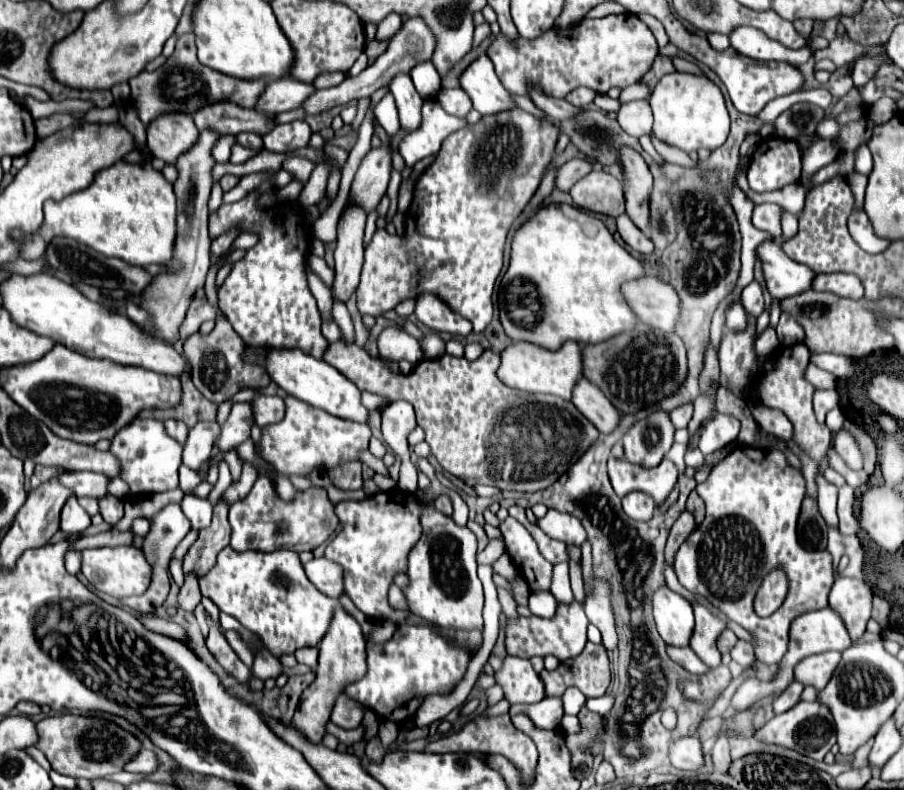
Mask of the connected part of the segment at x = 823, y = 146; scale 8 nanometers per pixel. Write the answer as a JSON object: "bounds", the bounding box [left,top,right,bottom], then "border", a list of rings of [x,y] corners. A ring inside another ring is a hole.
{"bounds":[801,140,839,190],"border":[[[819,140],[813,146],[809,146],[803,152],[803,176],[801,176],[801,184],[809,190],[809,176],[815,174],[819,168],[831,164],[839,154],[839,146],[833,140]]]}

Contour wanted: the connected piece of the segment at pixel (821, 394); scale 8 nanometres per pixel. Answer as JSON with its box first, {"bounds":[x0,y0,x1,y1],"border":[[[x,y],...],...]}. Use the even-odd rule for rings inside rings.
{"bounds":[813,390,839,422],"border":[[[817,390],[813,394],[813,398],[815,398],[815,416],[817,416],[819,422],[825,422],[827,410],[831,410],[831,408],[837,406],[839,396],[837,396],[835,390]]]}

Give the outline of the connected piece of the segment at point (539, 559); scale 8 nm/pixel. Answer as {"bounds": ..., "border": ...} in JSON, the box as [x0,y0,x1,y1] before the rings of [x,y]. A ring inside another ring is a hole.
{"bounds":[499,516,553,592],"border":[[[509,516],[499,524],[499,530],[505,538],[507,554],[511,556],[513,564],[517,564],[519,572],[527,578],[529,588],[533,592],[549,590],[553,566],[537,550],[533,550],[533,536],[527,532],[527,528]]]}

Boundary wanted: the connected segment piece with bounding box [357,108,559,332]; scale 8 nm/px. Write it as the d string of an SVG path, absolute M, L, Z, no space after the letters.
M521 108L517 112L497 112L497 116L481 116L477 124L467 124L461 132L445 138L433 164L419 176L409 206L409 230L403 236L389 234L379 228L365 248L365 264L361 284L357 288L357 308L361 314L383 316L399 302L421 294L435 294L455 314L473 324L473 332L483 332L491 322L491 294L503 266L503 246L513 220L523 212L547 170L559 132L549 118L535 118Z

